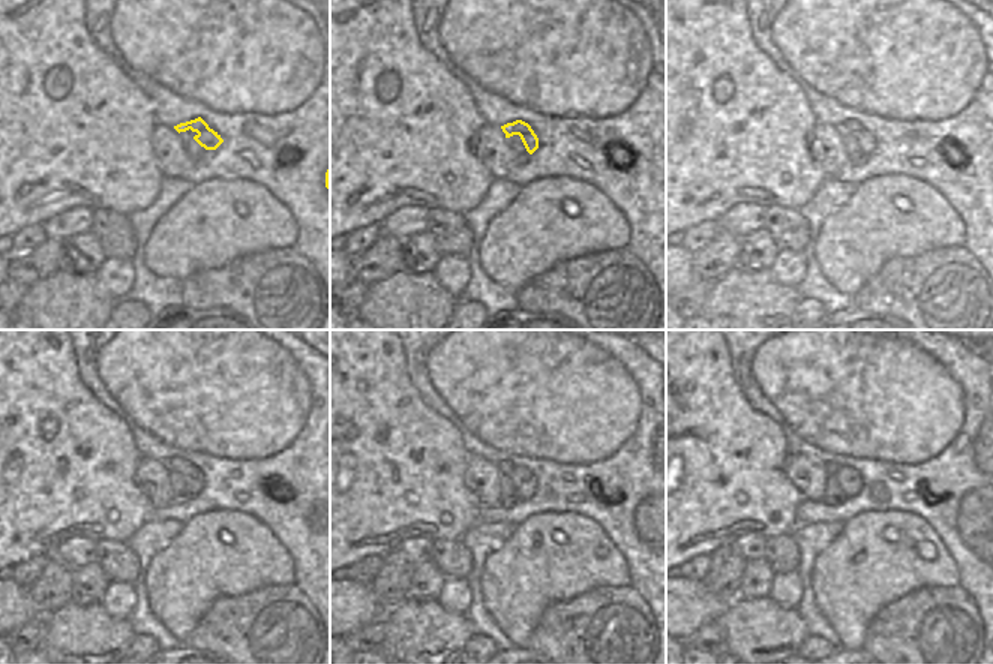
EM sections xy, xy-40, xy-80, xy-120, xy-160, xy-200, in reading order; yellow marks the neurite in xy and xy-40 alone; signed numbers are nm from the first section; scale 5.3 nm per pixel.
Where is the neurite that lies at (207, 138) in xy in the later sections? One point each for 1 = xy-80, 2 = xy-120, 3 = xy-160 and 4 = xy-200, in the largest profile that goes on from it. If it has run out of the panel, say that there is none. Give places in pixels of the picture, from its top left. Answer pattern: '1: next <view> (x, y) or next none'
1: next xy-80 (866, 141)
2: next xy-120 (192, 477)
3: next xy-160 (524, 483)
4: next xy-200 (849, 481)

